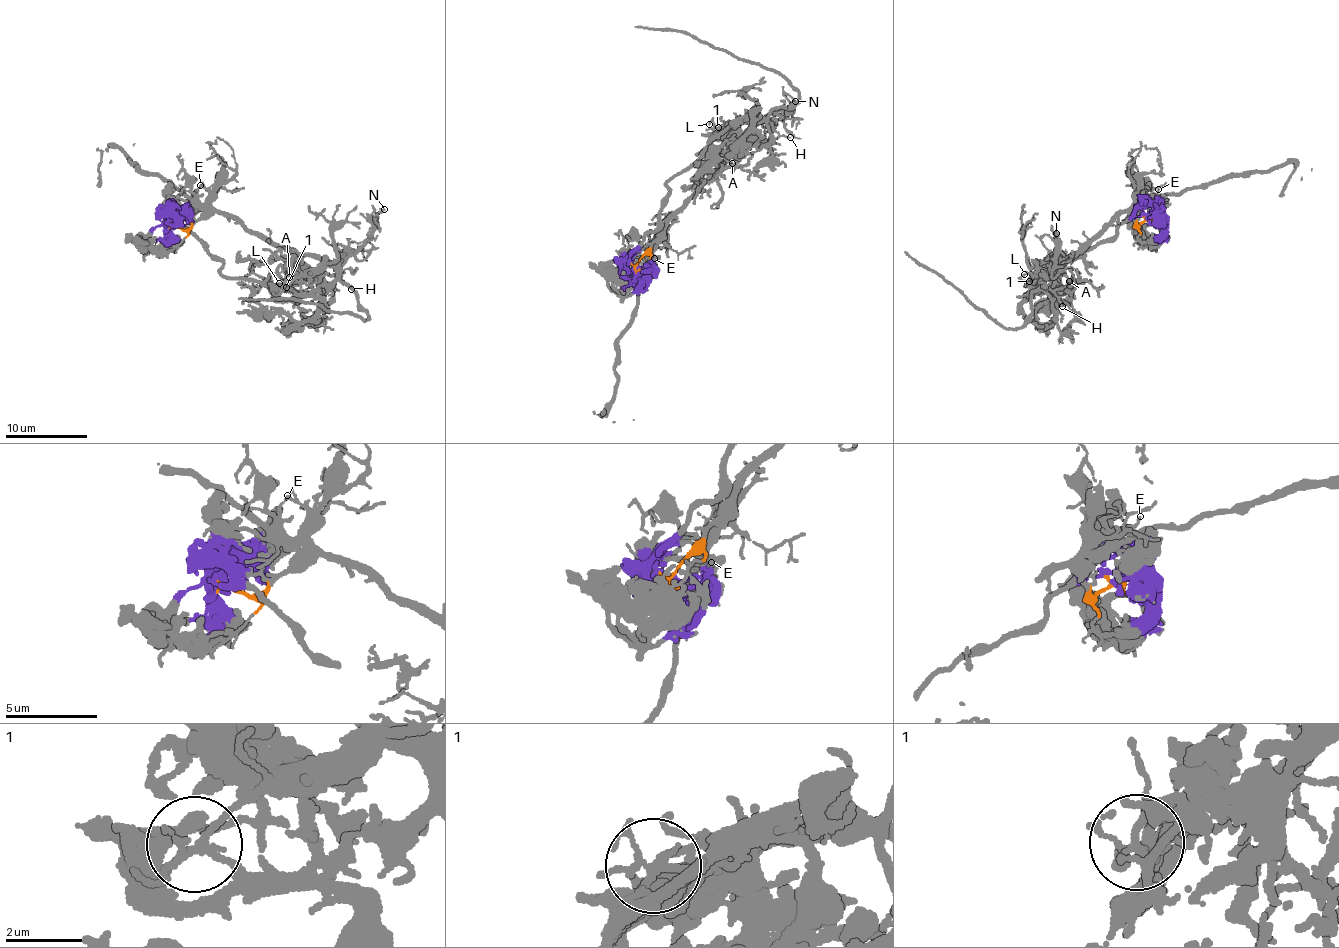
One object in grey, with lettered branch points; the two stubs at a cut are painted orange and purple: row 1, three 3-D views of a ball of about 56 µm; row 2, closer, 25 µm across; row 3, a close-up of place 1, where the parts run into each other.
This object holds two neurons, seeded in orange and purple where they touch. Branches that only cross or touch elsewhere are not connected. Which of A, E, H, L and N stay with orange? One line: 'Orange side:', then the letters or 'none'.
Orange side: E, H, L, N

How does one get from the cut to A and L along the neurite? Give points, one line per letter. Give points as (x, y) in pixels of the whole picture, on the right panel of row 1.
A: (1149, 220), (1127, 219), (1113, 237), (1065, 260), (1052, 276), (1064, 262), (1068, 282)
L: (1149, 220), (1139, 225), (1128, 213), (1113, 216), (1089, 242), (1032, 273), (1029, 281), (1022, 279), (1024, 273)

